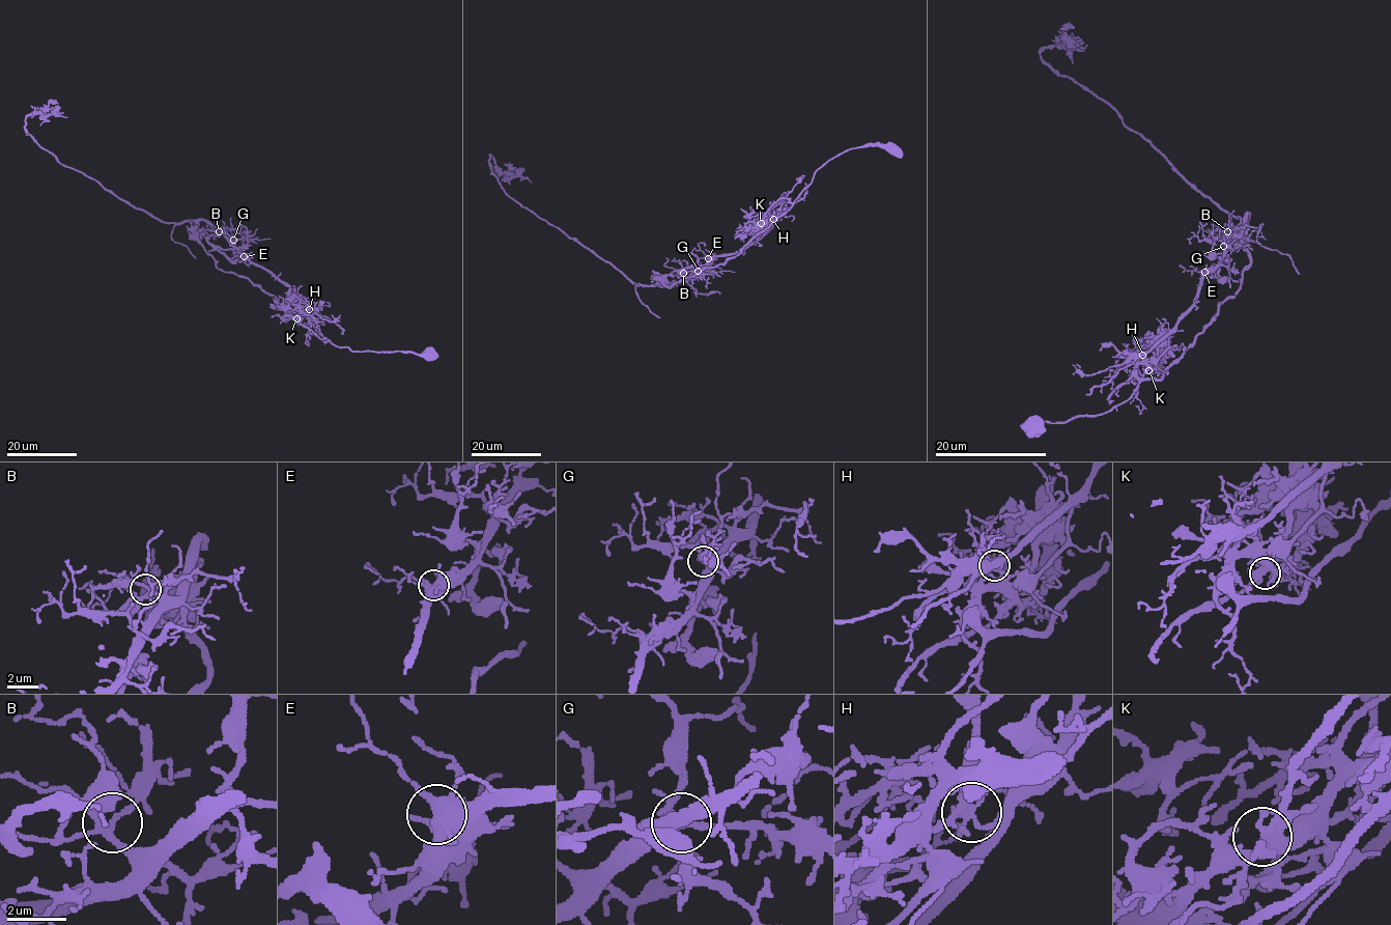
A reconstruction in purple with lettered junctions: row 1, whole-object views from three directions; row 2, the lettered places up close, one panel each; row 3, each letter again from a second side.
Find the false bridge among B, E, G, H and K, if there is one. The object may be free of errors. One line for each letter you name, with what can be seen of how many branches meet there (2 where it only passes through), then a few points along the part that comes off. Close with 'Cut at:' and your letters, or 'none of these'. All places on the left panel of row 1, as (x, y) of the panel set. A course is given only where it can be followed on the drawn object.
H: 6 branches meet; foreign part runs (308, 308), (203, 220), (160, 221), (133, 207), (65, 167), (25, 128), (30, 114), (67, 116)
Cut at: H

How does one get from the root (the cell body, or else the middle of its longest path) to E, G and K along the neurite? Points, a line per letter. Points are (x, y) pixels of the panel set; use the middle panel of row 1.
E: (892, 149), (859, 146), (828, 160), (790, 208), (772, 216), (773, 224), (763, 235), (737, 252), (708, 258)
G: (892, 149), (859, 146), (828, 160), (790, 208), (772, 216), (763, 235), (698, 271)
K: (892, 149), (859, 146), (834, 156), (815, 172), (813, 181), (785, 213), (778, 217), (771, 215), (761, 223)

